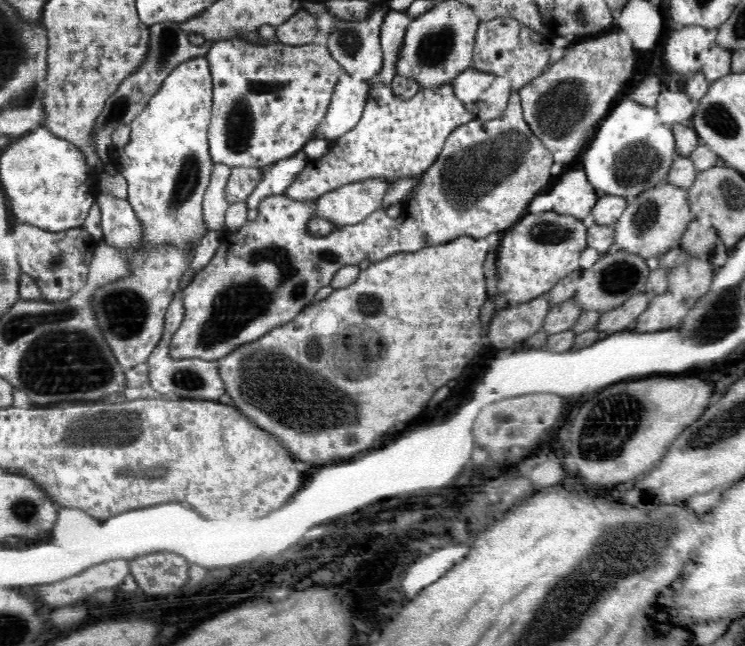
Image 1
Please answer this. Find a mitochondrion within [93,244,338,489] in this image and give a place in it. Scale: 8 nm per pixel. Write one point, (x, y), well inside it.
(229, 313)

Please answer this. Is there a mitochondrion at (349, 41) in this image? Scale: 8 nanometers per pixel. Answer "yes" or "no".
yes

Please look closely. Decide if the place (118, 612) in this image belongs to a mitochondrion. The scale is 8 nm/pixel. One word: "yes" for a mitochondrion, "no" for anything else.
no

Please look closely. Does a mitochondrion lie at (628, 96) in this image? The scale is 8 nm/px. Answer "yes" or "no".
no

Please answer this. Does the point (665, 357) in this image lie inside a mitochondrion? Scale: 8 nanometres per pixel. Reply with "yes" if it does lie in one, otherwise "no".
no

